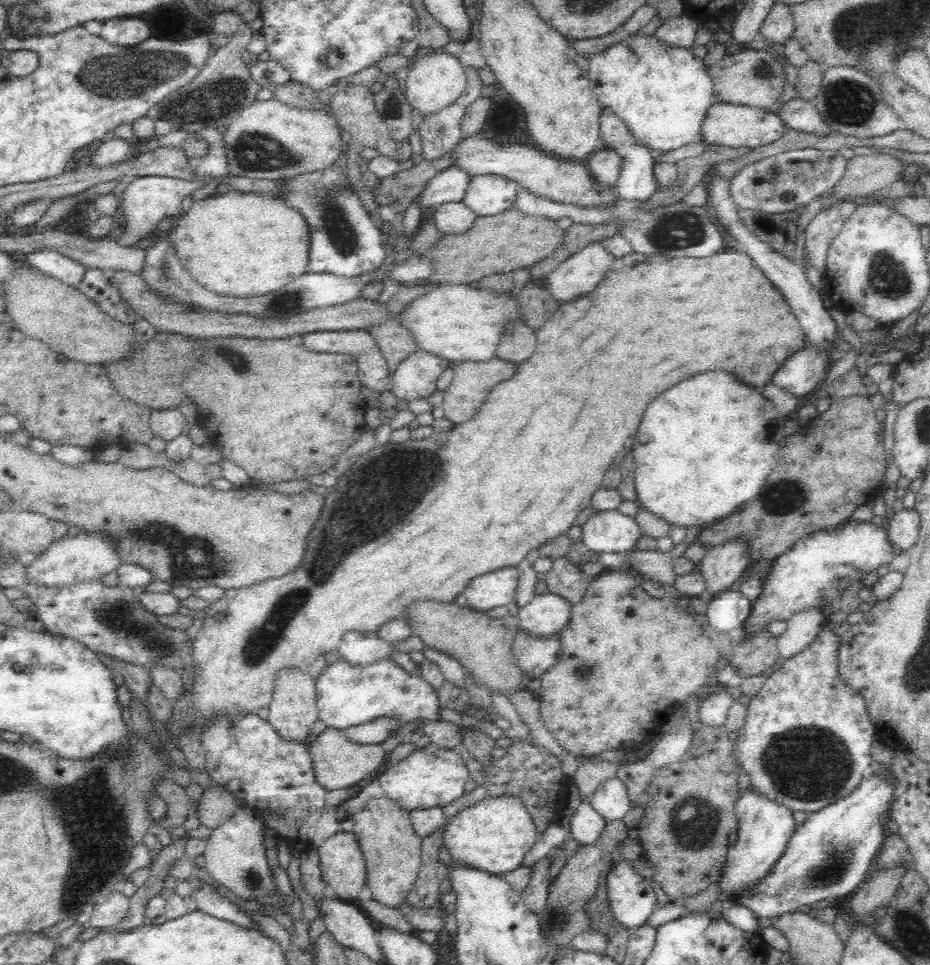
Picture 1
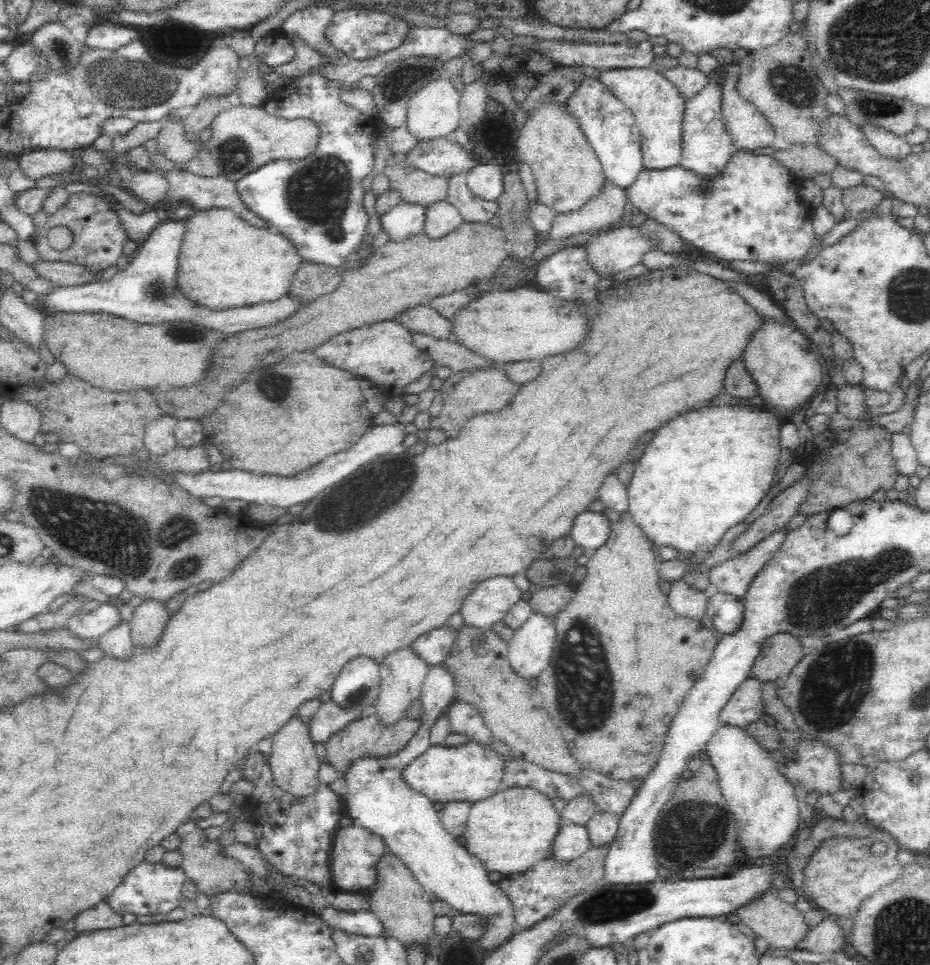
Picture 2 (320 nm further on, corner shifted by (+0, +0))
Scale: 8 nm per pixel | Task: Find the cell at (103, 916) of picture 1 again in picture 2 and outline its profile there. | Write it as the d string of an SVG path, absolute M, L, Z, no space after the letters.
M107 900L95 904L75 916L75 929L79 933L92 930L106 930L124 926L123 914L114 911Z

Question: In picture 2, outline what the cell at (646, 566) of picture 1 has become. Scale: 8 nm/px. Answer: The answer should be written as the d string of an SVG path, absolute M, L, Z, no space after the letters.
M678 579L671 581L666 595L670 606L680 617L702 620L707 607L707 592L696 590L686 580Z

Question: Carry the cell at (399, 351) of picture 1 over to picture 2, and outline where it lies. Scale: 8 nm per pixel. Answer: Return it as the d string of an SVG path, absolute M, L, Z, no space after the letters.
M411 333L411 343L418 351L428 354L436 366L446 367L452 372L460 370L474 370L476 368L488 368L494 363L488 363L486 359L474 352L468 351L460 343L451 338L436 338L424 333Z

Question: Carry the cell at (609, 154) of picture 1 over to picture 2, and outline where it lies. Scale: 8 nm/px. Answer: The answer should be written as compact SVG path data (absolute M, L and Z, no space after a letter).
M605 180L602 186L576 210L555 213L553 228L547 238L568 238L574 234L610 232L610 224L626 218L624 207L628 201L626 190L612 181Z

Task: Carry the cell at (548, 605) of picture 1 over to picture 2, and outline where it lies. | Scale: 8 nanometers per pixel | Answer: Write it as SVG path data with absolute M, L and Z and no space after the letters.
M533 611L508 643L508 658L514 671L525 679L536 678L550 664L556 646L554 619Z

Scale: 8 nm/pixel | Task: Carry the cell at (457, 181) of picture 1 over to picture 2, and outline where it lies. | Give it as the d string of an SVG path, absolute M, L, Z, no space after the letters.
M402 201L380 216L383 231L390 242L396 242L424 232L427 205Z

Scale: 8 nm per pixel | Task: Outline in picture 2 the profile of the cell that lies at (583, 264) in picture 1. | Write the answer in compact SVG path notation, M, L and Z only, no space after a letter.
M624 226L612 229L589 240L584 245L586 263L598 275L600 285L612 281L616 274L638 264L652 247L634 229Z

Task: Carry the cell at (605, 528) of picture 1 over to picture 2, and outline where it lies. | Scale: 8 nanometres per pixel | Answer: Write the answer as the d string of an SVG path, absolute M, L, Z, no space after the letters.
M584 511L576 516L572 530L570 532L577 548L582 548L586 553L596 551L602 544L608 542L612 534L612 521L610 521L603 512Z

